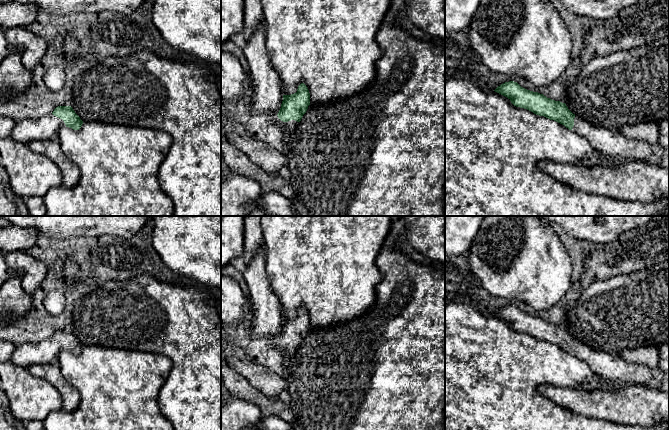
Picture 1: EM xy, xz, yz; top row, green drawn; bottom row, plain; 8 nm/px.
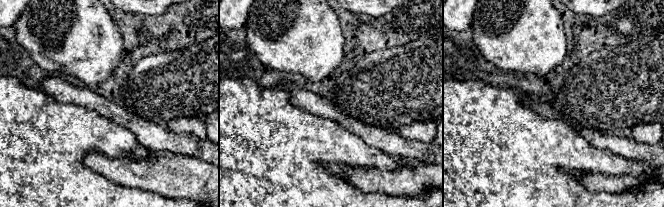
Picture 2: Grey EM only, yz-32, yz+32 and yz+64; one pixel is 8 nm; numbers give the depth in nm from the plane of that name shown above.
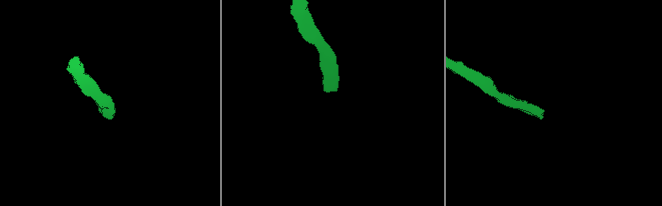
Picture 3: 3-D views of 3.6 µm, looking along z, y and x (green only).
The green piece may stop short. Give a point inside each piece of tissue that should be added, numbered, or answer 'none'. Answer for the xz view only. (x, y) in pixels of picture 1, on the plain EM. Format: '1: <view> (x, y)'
1: xz (267, 321)

